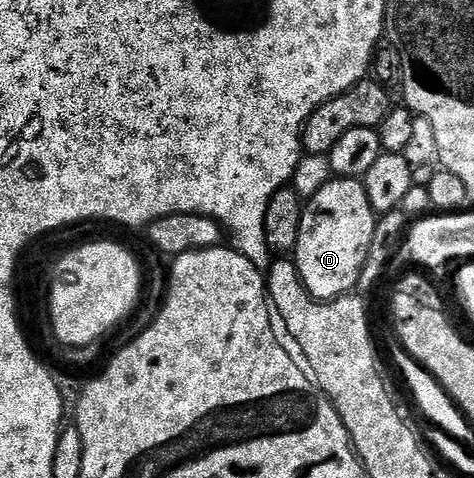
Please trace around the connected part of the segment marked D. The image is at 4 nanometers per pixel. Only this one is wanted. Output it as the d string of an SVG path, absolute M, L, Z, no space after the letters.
M332 178L305 201L300 238L296 240L292 259L298 267L298 279L314 299L337 300L357 289L368 246L372 246L375 223L376 213L362 180Z

